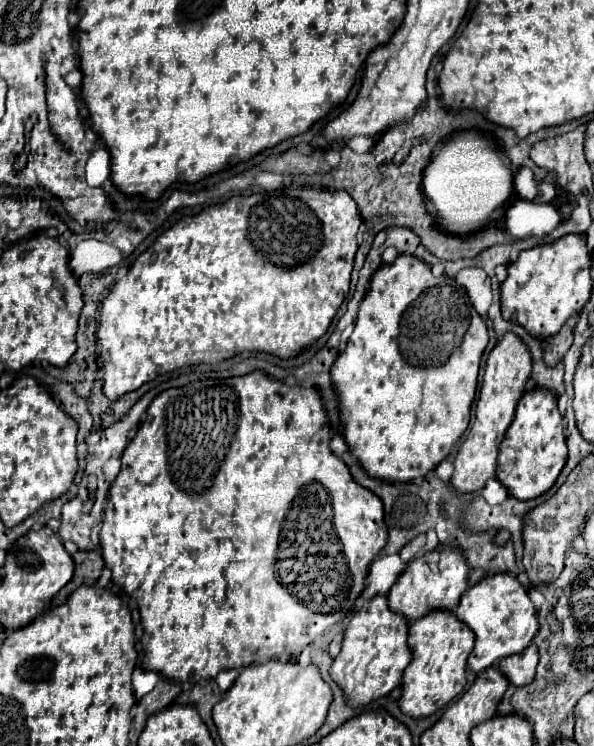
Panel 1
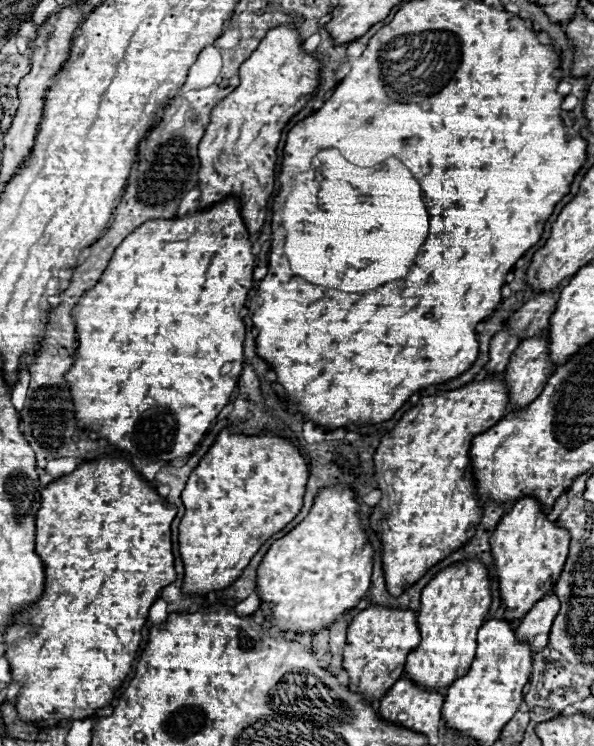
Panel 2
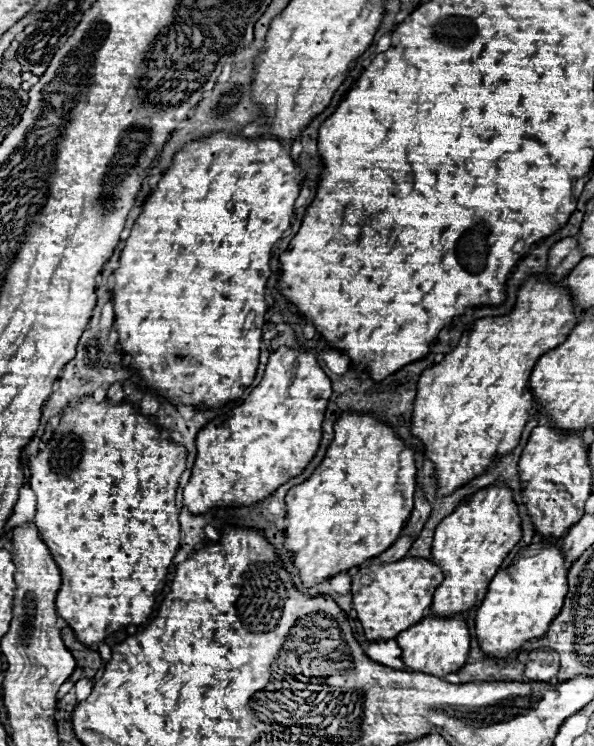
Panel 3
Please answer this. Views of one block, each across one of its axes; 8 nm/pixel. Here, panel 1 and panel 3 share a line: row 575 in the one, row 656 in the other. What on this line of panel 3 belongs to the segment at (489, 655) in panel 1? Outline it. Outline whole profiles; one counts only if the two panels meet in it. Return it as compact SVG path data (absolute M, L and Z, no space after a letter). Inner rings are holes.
M560 540L544 544L536 556L524 556L512 566L500 570L476 612L476 638L486 656L512 658L510 654L520 650L526 640L540 638L546 634L548 624L562 610L562 602L568 592L568 566L562 556Z

